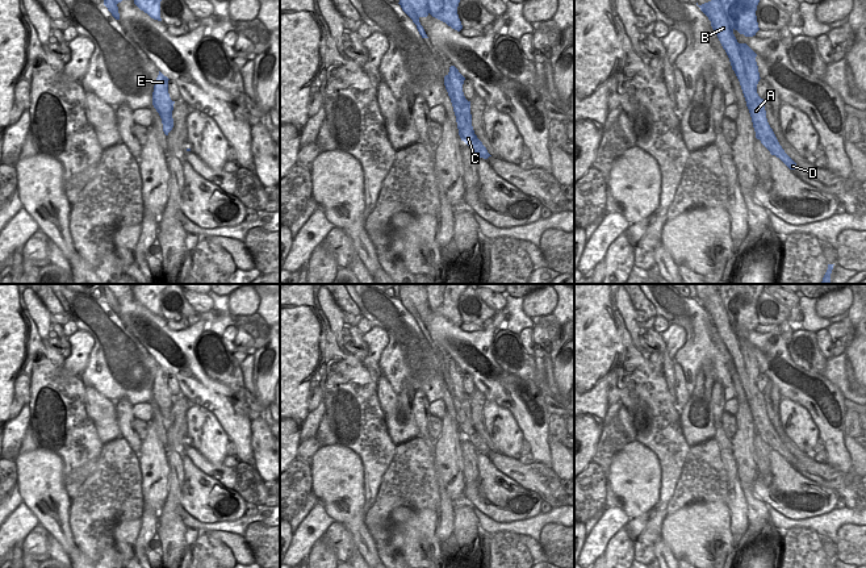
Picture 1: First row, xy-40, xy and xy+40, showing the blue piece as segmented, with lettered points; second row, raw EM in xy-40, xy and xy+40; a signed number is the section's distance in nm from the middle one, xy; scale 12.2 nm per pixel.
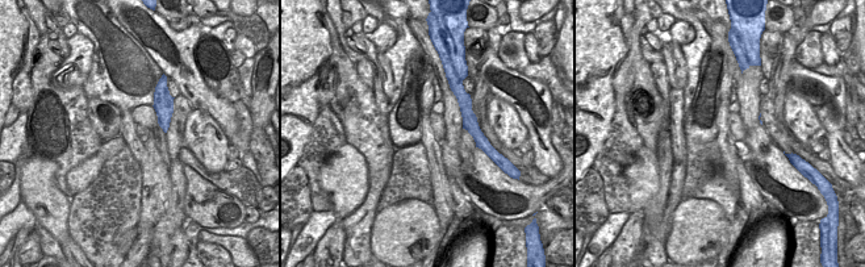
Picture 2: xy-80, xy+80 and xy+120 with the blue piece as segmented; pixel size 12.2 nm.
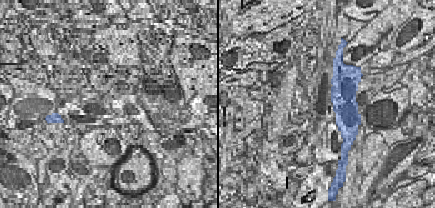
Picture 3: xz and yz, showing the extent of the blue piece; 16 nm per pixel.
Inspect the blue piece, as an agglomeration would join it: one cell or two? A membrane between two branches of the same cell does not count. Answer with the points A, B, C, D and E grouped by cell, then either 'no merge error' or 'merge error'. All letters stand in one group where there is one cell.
A B C D / E; merge error

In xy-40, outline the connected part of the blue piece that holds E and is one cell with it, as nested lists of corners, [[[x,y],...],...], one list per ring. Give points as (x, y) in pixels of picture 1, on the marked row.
[[[159,71],[152,92],[152,105],[162,118],[166,135],[172,130],[171,113],[175,104],[168,93],[168,80],[170,79]]]

